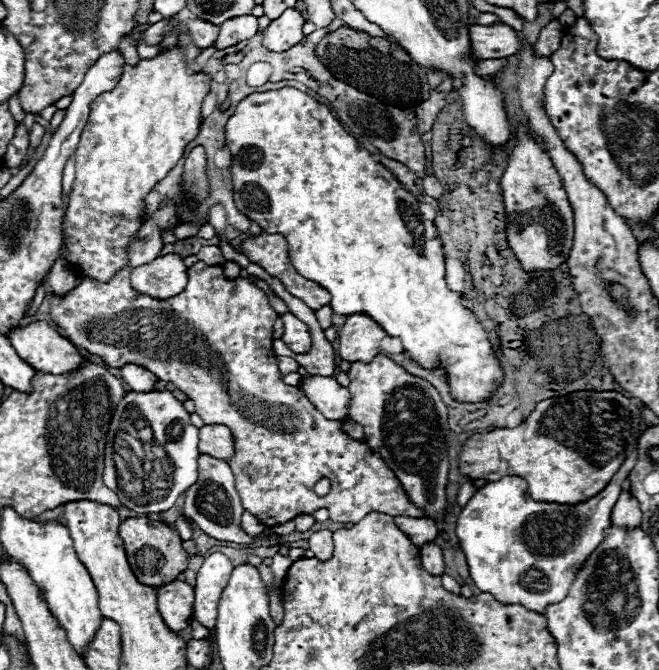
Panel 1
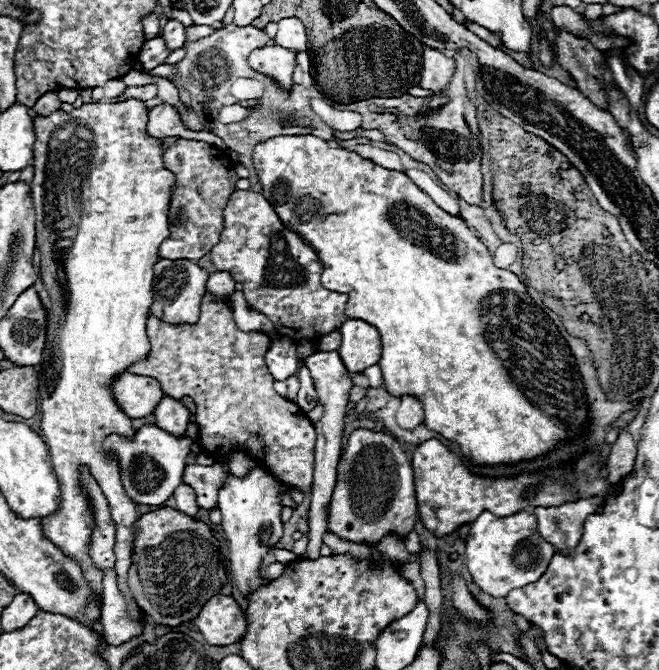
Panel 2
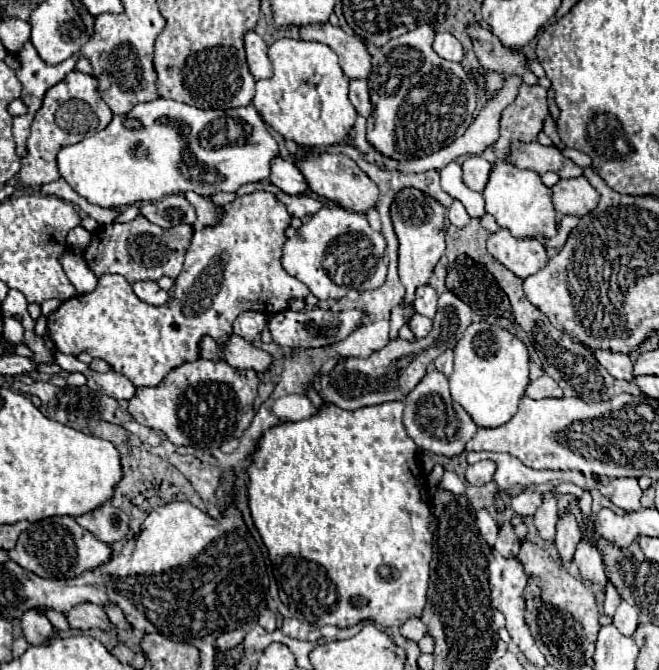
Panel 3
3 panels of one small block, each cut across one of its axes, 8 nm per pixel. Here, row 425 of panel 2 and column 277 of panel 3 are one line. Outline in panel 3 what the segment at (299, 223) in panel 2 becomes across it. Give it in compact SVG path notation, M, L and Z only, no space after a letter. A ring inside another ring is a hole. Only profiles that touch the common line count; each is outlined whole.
M324 402L318 408L318 412L306 420L284 422L284 424L268 428L260 436L258 446L250 456L252 460L250 460L250 466L246 468L246 474L248 474L248 506L252 512L254 526L258 528L262 536L262 542L270 554L272 566L280 570L282 576L288 578L292 586L292 600L298 608L298 614L314 626L334 624L334 626L346 628L362 620L374 620L376 624L398 628L410 616L422 614L422 608L426 604L426 590L428 590L428 564L432 560L432 534L428 530L430 506L426 498L428 494L426 478L418 462L418 454L422 454L422 448L406 434L402 412L404 412L404 402L386 402L378 406L366 406L356 412L348 412L330 402Z

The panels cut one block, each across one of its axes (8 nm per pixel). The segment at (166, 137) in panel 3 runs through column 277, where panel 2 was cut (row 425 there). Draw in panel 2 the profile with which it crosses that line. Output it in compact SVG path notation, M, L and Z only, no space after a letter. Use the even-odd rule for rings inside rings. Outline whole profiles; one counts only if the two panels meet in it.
M144 424L134 432L132 438L110 434L102 444L104 452L112 452L118 460L120 480L126 494L136 504L146 504L146 506L160 506L174 494L174 488L182 482L190 446L192 446L192 438L174 436L158 428L156 424Z

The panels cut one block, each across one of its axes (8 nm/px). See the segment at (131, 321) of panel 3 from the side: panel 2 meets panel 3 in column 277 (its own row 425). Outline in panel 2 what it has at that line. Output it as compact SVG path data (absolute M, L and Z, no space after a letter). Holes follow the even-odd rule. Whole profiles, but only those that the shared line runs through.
M206 290L204 296L202 296L200 318L198 318L196 324L176 324L176 326L174 326L174 324L162 322L162 320L158 320L156 316L148 314L148 318L146 318L146 336L148 336L148 342L150 342L150 352L148 352L148 356L146 356L144 360L134 362L134 364L128 368L128 372L130 372L130 374L138 374L138 376L150 376L150 378L158 380L162 392L168 394L168 396L174 396L176 400L180 400L182 396L190 396L190 398L194 400L194 404L196 404L196 420L194 420L194 422L198 424L198 430L200 430L200 434L198 434L198 444L200 444L200 448L202 448L204 454L212 454L210 458L218 460L218 458L228 458L228 456L232 456L234 452L242 452L242 454L246 454L246 456L252 458L252 460L260 460L260 462L268 468L268 472L272 472L284 486L288 486L288 488L300 488L304 494L310 492L310 486L312 486L312 470L314 470L314 440L316 440L316 432L314 432L314 426L312 426L312 422L308 420L308 416L306 416L294 402L290 402L288 398L284 398L284 396L280 396L280 394L274 392L274 378L270 376L270 372L268 372L268 368L266 368L266 362L264 362L264 356L266 356L266 352L270 350L270 346L272 346L270 336L266 336L264 332L242 332L242 330L238 330L238 326L236 326L236 322L234 322L234 318L232 318L232 306L230 306L230 302L216 298L216 296L210 294L208 290Z

